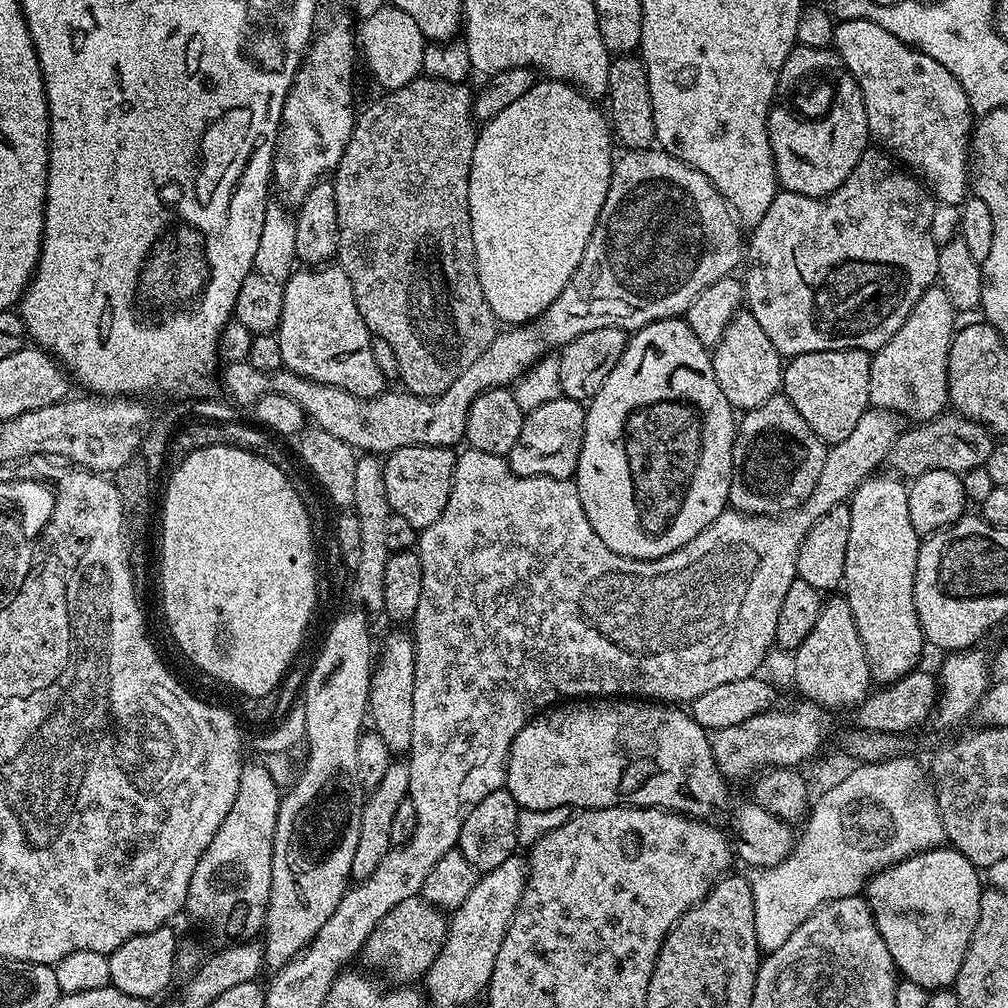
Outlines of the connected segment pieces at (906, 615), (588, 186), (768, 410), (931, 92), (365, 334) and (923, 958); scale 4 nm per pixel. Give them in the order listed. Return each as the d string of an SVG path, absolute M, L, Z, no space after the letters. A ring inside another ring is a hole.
M892 474L880 475L869 476L850 497L850 538L846 542L846 570L842 592L854 614L872 679L877 685L883 686L901 680L907 672L919 665L916 663L924 648L926 649L926 641L918 622L918 610L914 606L914 574L922 540L910 522L908 484Z
M544 78L533 84L530 90L526 90L526 94L522 94L522 98L510 102L510 106L506 106L506 110L502 110L502 114L487 121L477 131L472 165L470 166L470 182L468 183L468 205L470 206L470 226L476 251L476 269L478 278L482 282L482 294L486 298L490 310L495 314L497 321L504 323L505 320L505 325L523 326L543 316L544 311L558 298L558 294L562 294L562 290L566 286L566 282L570 282L574 270L578 270L578 262L582 262L582 254L586 250L586 246L590 242L590 234L598 222L602 202L606 202L614 163L614 155L612 156L614 136L610 131L609 117L603 111L600 113L600 108L596 104L599 103L593 97L584 95L579 88L574 88L569 83ZM576 148L584 148L584 152L580 152L580 156L584 156L584 160L536 160L536 156L576 156Z
M771 396L762 406L749 408L739 417L732 447L729 505L749 516L783 516L810 498L827 453L824 441L806 426L806 418L794 410L788 397Z
M841 20L836 24L834 47L847 75L853 76L862 90L868 131L881 149L887 150L901 165L907 166L941 204L964 203L970 192L968 154L974 127L974 113L958 78L925 52L904 44L894 34L869 20Z
M304 266L299 270L301 272L293 271L283 281L280 325L274 332L282 350L283 367L314 382L338 386L355 396L379 396L385 391L386 378L382 370L378 370L378 362L374 362L373 335L362 314L358 314L350 278L338 266Z
M941 846L899 860L867 881L866 899L878 926L878 934L882 934L882 942L886 942L886 950L890 950L890 958L903 979L918 982L918 986L929 990L948 990L955 985L974 926L978 926L980 880L982 884L981 873L957 848Z

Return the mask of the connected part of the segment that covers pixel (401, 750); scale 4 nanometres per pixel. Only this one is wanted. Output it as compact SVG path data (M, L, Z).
M407 631L392 632L384 640L384 649L379 649L378 659L372 669L372 685L368 691L370 724L375 732L382 734L386 746L394 754L404 754L412 747L414 738L414 646Z

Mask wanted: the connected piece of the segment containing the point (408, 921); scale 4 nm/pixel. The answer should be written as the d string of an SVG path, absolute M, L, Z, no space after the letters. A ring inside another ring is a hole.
M420 896L406 898L406 902L398 902L364 943L362 960L365 960L372 968L385 972L389 981L404 986L409 982L416 982L423 977L429 966L434 962L444 945L444 939L448 933L449 917L441 909Z

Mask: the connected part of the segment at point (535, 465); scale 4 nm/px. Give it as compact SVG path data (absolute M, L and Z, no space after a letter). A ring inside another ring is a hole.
M561 398L527 413L522 422L522 434L518 434L518 442L514 442L506 457L513 472L519 476L553 476L559 480L572 480L584 437L585 411L581 401Z

